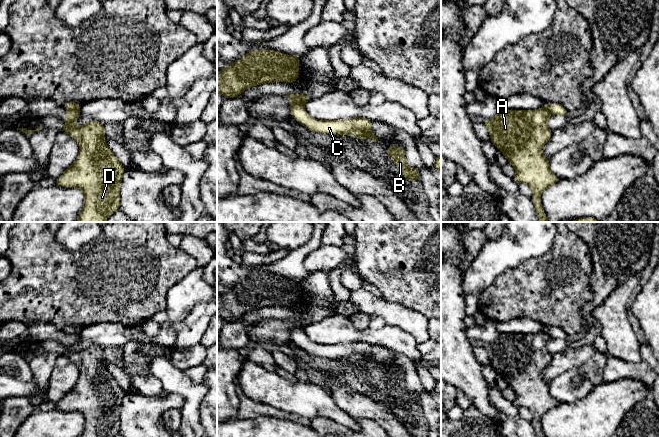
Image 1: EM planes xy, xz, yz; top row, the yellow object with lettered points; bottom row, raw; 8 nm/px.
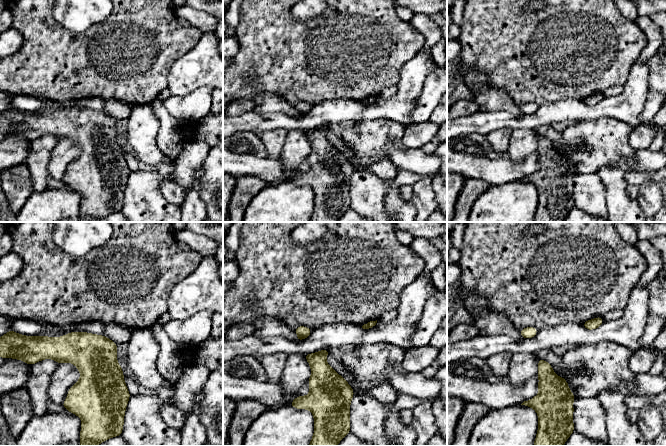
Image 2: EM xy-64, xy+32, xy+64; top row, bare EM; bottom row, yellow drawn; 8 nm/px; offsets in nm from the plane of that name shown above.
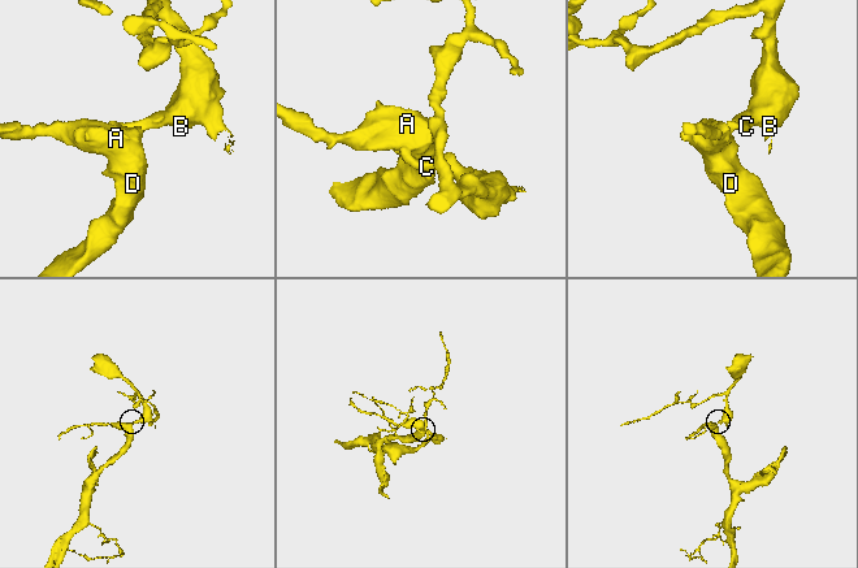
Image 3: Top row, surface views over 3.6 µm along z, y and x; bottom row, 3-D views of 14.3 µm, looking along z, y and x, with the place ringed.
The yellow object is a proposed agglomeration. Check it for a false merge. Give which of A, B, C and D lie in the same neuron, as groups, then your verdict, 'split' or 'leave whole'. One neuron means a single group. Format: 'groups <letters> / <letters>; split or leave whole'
groups A D / B C; split

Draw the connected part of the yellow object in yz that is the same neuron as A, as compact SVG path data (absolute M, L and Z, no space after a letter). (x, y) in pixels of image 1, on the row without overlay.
M543 330L537 334L498 334L494 342L483 344L491 366L513 389L515 406L526 407L532 413L537 437L544 437L540 425L543 415L559 405L550 394L550 383L541 376L552 360L547 350L549 339Z

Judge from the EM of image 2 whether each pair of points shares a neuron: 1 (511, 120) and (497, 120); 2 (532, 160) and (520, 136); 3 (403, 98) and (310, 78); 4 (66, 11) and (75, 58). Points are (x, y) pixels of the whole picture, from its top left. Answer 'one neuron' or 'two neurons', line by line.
1: one neuron
2: two neurons
3: two neurons
4: two neurons

